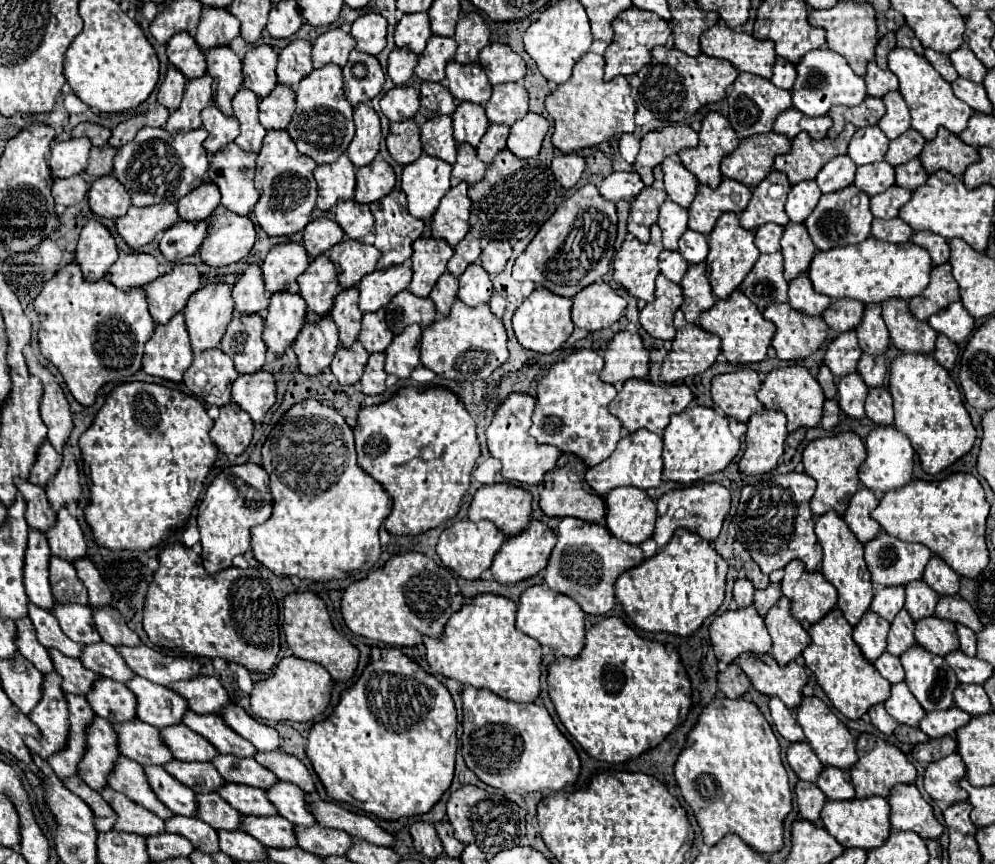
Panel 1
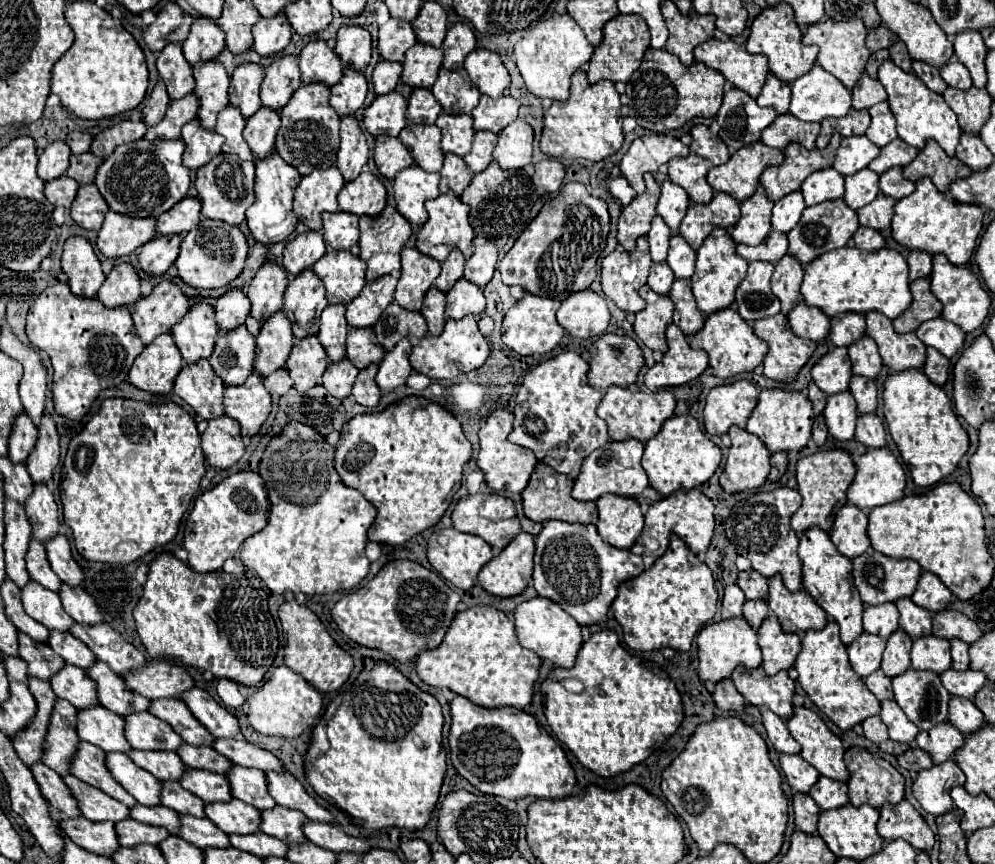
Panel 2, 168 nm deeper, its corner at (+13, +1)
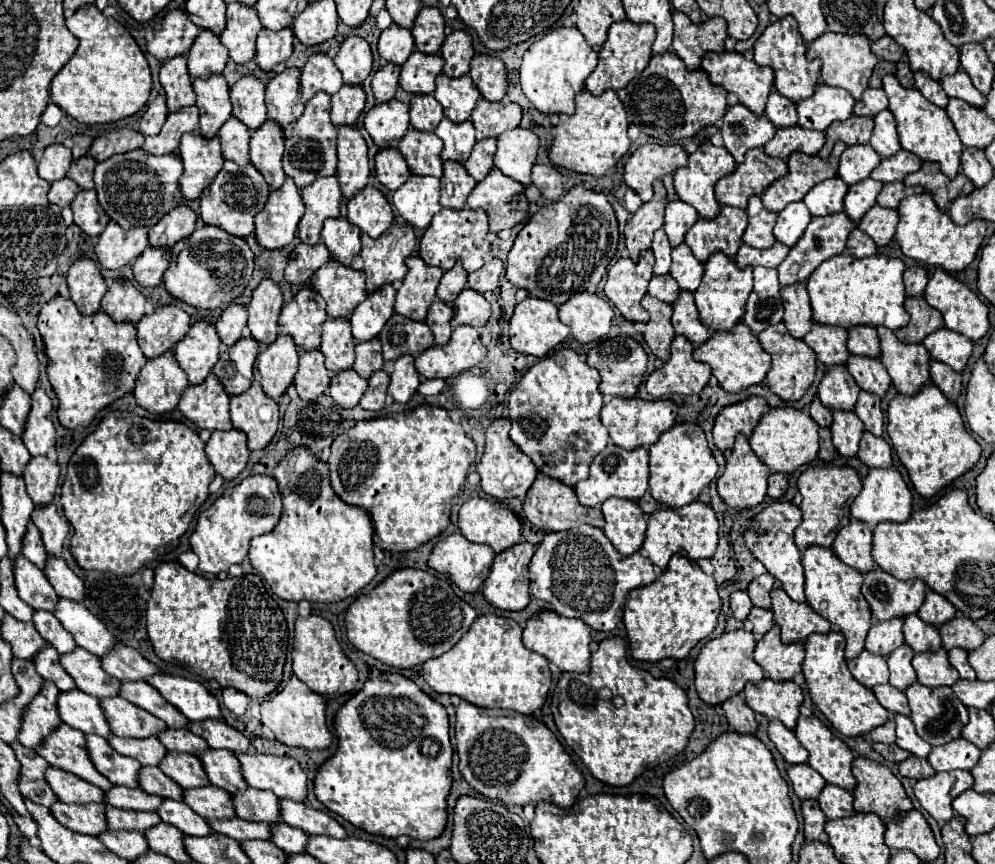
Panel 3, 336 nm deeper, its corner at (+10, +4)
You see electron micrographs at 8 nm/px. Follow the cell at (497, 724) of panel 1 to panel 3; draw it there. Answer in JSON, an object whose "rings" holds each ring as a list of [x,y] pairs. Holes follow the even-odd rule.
{"rings":[[[462,701],[456,707],[456,749],[462,777],[486,799],[520,807],[548,801],[568,809],[576,803],[584,787],[584,777],[570,755],[556,735],[536,717],[504,709],[482,709]]]}

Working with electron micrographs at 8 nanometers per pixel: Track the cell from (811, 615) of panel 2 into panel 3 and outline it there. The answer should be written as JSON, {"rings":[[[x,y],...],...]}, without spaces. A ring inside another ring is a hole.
{"rings":[[[780,587],[772,591],[772,613],[782,631],[784,643],[800,643],[812,633],[828,633],[832,629],[832,625],[816,615],[808,603],[792,601]]]}

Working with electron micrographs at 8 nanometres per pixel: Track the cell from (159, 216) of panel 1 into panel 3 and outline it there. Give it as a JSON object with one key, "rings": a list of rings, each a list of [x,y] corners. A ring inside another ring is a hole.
{"rings":[[[114,221],[108,223],[98,237],[94,253],[104,269],[120,269],[132,263],[148,247],[148,229],[120,229]]]}

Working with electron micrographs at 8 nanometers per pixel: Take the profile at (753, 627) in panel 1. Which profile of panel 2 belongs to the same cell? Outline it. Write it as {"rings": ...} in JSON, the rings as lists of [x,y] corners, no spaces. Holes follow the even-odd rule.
{"rings":[[[727,618],[715,624],[707,624],[699,636],[699,678],[703,682],[719,682],[723,678],[729,678],[735,666],[757,668],[761,664],[761,648],[757,644],[755,630],[743,620],[743,618]]]}

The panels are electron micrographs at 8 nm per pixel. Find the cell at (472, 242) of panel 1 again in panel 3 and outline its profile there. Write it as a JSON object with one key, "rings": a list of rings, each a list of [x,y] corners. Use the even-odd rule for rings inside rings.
{"rings":[[[456,263],[450,271],[444,273],[444,277],[438,285],[438,299],[452,305],[456,301],[456,297],[466,289],[466,281],[468,281],[468,273],[464,273],[464,267],[460,263]]]}

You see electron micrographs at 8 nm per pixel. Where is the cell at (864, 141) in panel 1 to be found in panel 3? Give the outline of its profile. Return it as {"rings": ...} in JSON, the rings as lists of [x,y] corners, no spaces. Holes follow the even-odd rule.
{"rings":[[[852,145],[846,147],[846,151],[840,157],[840,169],[838,177],[846,185],[856,185],[862,179],[866,179],[874,167],[880,165],[880,155],[870,149],[870,145]]]}

